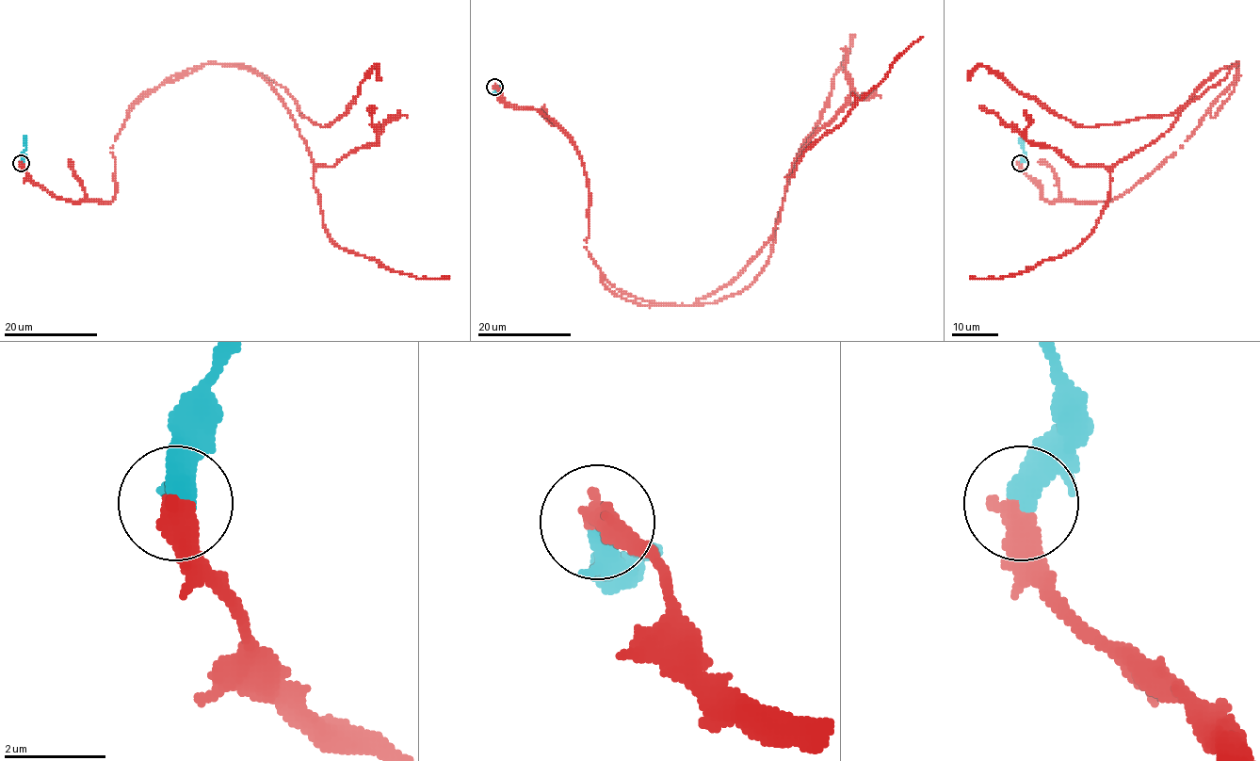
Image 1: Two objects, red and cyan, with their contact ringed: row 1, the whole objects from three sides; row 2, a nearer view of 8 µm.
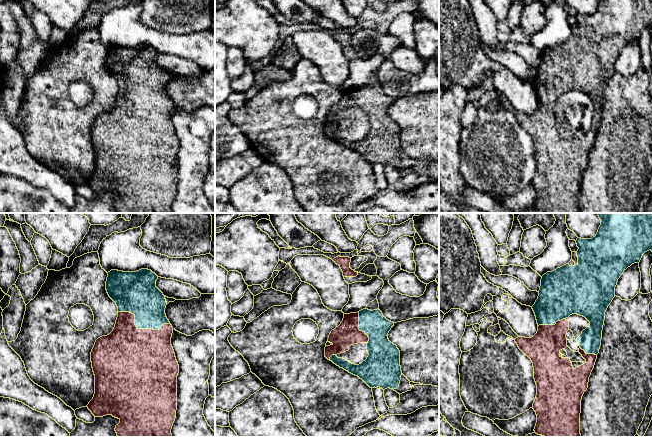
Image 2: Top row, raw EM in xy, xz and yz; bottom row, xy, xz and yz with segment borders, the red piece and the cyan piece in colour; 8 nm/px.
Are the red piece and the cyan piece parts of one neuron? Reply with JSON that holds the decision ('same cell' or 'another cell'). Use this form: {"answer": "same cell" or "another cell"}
{"answer": "same cell"}

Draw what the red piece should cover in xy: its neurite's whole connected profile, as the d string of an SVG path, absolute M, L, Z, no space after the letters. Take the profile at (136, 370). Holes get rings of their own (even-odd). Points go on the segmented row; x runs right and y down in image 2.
M148 269L136 272L111 270L106 290L118 307L113 331L98 338L91 352L95 375L95 394L87 405L95 417L112 415L120 420L115 431L118 437L172 437L171 429L177 410L177 376L179 365L171 345L173 327L165 314L165 296L156 287L158 276Z

